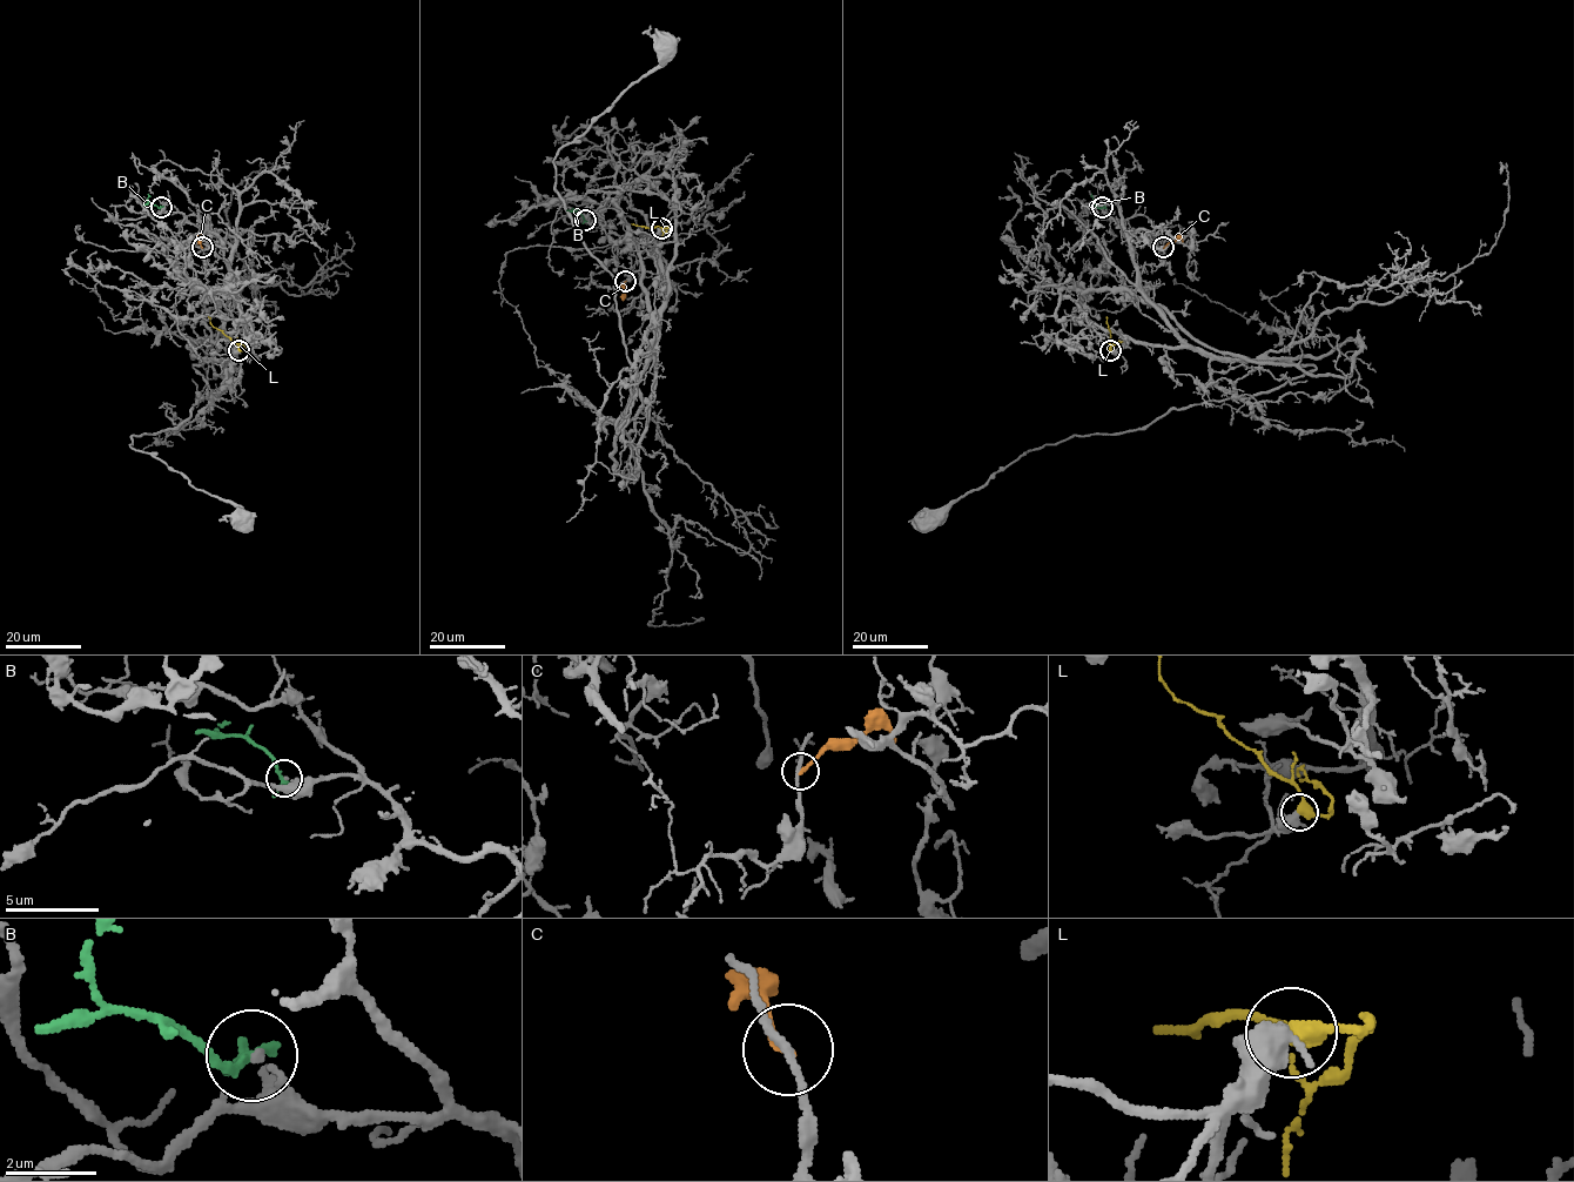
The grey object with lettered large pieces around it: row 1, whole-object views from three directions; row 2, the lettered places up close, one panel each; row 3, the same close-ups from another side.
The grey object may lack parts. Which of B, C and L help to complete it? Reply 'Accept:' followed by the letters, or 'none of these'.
Accept: none of these

